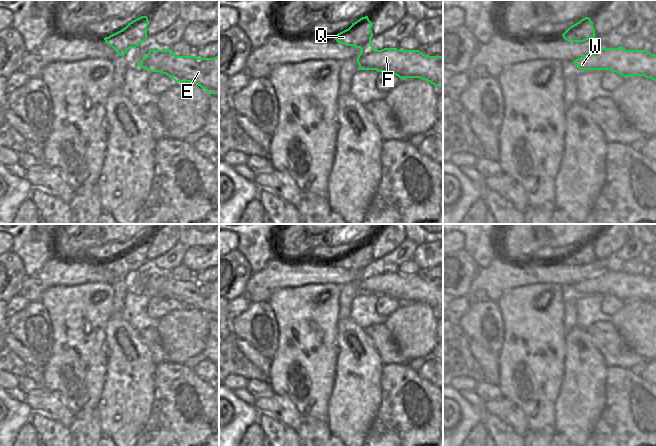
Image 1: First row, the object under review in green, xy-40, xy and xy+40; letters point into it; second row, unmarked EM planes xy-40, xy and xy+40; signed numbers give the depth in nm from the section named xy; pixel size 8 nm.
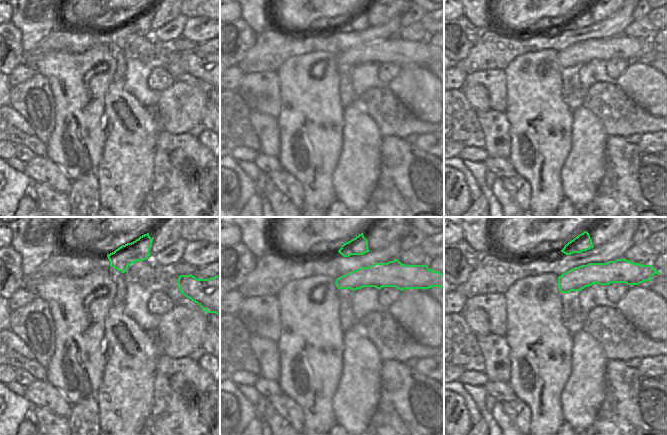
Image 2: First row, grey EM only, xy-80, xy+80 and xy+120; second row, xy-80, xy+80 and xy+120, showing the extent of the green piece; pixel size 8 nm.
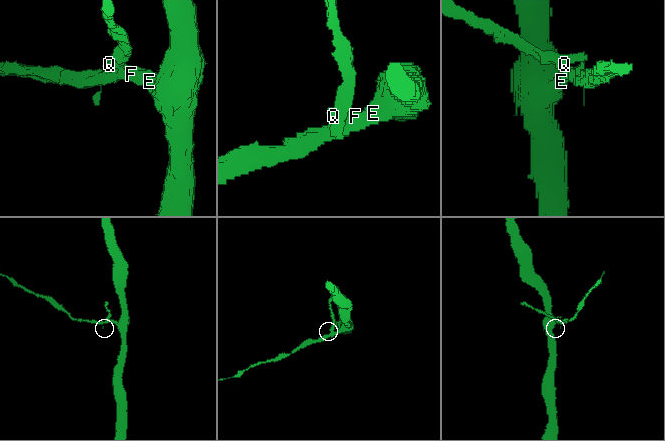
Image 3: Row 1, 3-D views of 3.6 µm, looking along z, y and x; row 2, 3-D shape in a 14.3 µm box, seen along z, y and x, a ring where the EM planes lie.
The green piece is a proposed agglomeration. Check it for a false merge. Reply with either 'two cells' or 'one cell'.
two cells

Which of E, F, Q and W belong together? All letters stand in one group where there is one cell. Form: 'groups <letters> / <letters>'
groups E F W / Q

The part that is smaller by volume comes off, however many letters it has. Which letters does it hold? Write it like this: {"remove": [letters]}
{"remove": ["Q"]}

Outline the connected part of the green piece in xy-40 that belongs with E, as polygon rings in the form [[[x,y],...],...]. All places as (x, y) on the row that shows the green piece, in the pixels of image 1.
[[[171,49],[149,50],[137,66],[150,72],[160,72],[175,82],[190,82],[219,95],[219,56],[198,58],[176,56]]]

